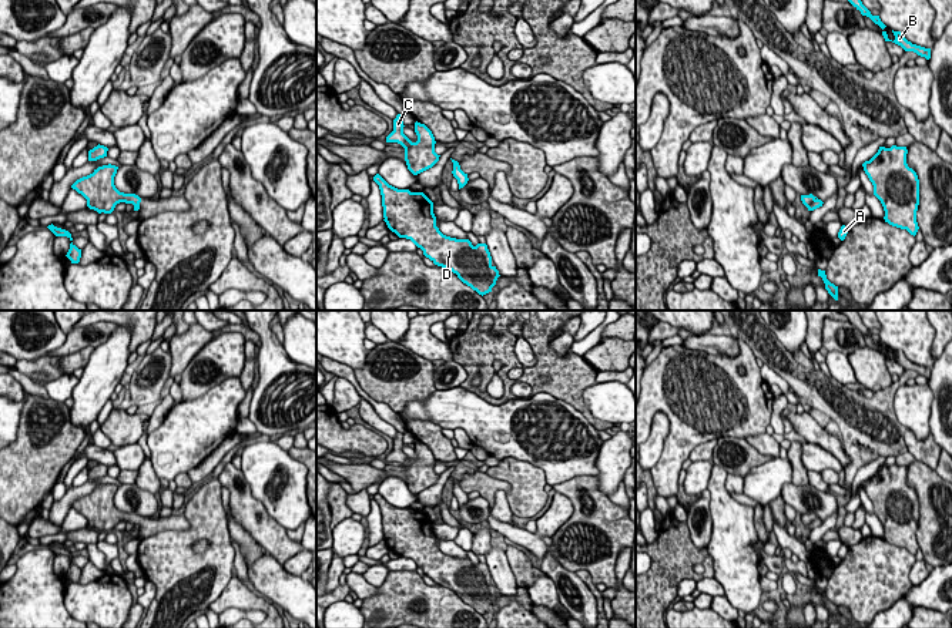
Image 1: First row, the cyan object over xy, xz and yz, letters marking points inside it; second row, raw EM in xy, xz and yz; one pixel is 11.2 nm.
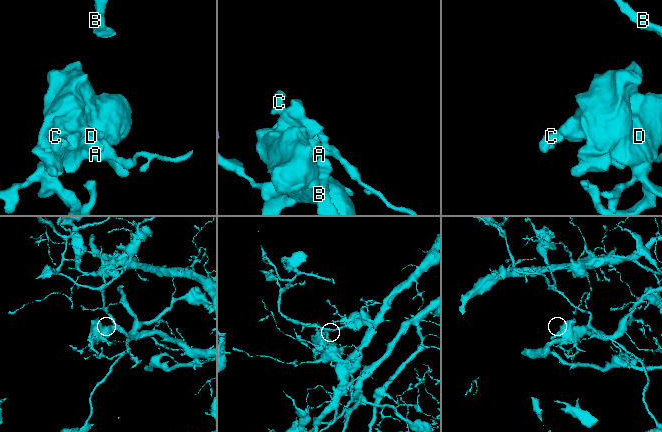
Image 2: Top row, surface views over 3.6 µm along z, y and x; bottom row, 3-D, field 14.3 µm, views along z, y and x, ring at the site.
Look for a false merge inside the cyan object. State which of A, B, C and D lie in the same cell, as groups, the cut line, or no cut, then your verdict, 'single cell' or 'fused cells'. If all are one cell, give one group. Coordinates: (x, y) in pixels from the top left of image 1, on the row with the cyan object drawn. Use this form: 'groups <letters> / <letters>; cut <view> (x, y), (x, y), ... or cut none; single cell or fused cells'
groups A / B C D; cut yz (815, 200), (807, 207); fused cells

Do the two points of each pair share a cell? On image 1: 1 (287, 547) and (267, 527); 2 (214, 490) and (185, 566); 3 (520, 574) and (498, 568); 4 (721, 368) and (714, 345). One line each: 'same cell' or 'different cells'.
1: same cell
2: same cell
3: different cells
4: different cells

